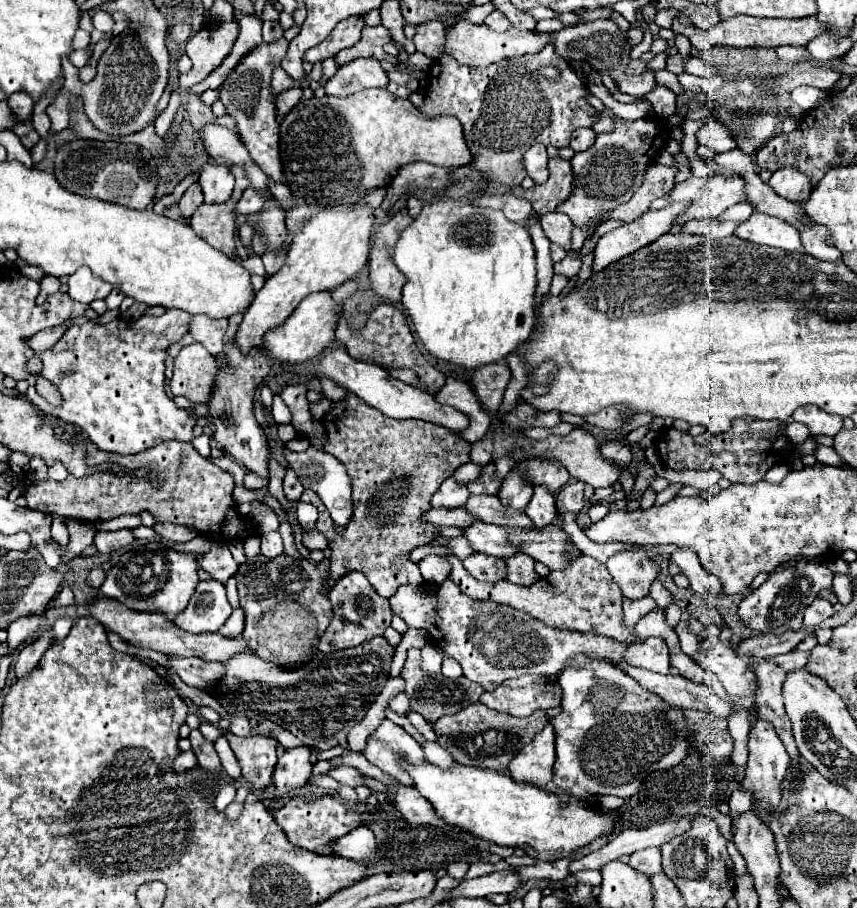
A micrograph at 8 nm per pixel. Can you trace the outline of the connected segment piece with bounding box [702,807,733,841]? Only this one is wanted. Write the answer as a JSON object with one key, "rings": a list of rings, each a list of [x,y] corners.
{"rings":[[[706,807],[706,809],[702,809],[702,814],[710,816],[716,821],[718,828],[726,841],[733,841],[732,820],[729,815],[721,814],[718,810],[712,807]]]}

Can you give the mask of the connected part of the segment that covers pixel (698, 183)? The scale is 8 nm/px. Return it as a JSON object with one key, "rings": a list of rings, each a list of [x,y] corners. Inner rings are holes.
{"rings":[[[712,173],[708,177],[690,177],[684,183],[678,183],[670,193],[670,203],[690,203],[676,217],[674,225],[682,225],[696,217],[714,219],[720,213],[724,213],[730,205],[742,203],[744,199],[744,179],[738,175]]]}

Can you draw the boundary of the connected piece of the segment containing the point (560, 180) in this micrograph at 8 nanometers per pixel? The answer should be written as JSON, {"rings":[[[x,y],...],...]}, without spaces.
{"rings":[[[552,157],[548,161],[548,167],[550,167],[550,179],[546,183],[534,185],[530,189],[512,187],[512,193],[520,199],[530,201],[540,217],[556,211],[558,203],[562,203],[562,199],[566,199],[566,195],[570,195],[572,189],[572,167],[566,159]]]}

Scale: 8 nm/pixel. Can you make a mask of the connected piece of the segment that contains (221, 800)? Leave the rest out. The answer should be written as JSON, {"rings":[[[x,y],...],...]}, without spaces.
{"rings":[[[222,783],[220,785],[220,791],[218,791],[216,799],[214,799],[214,809],[216,811],[224,811],[226,805],[230,801],[234,801],[234,795],[236,795],[236,789],[232,787],[232,783]]]}

